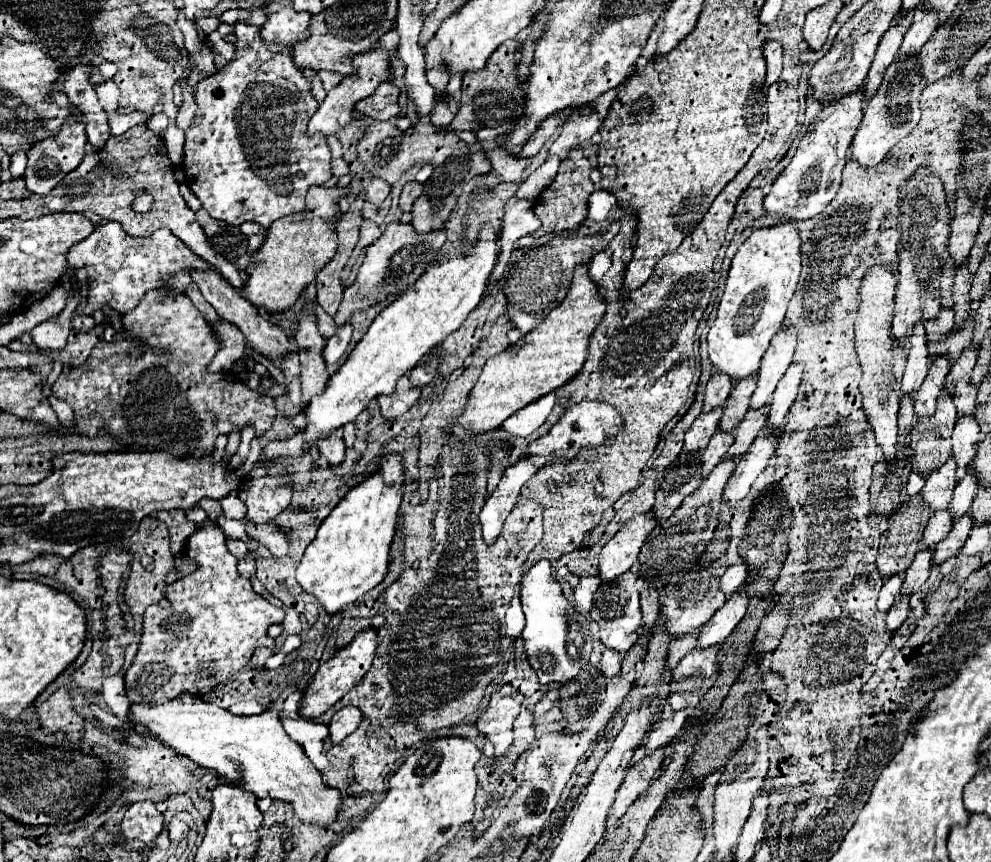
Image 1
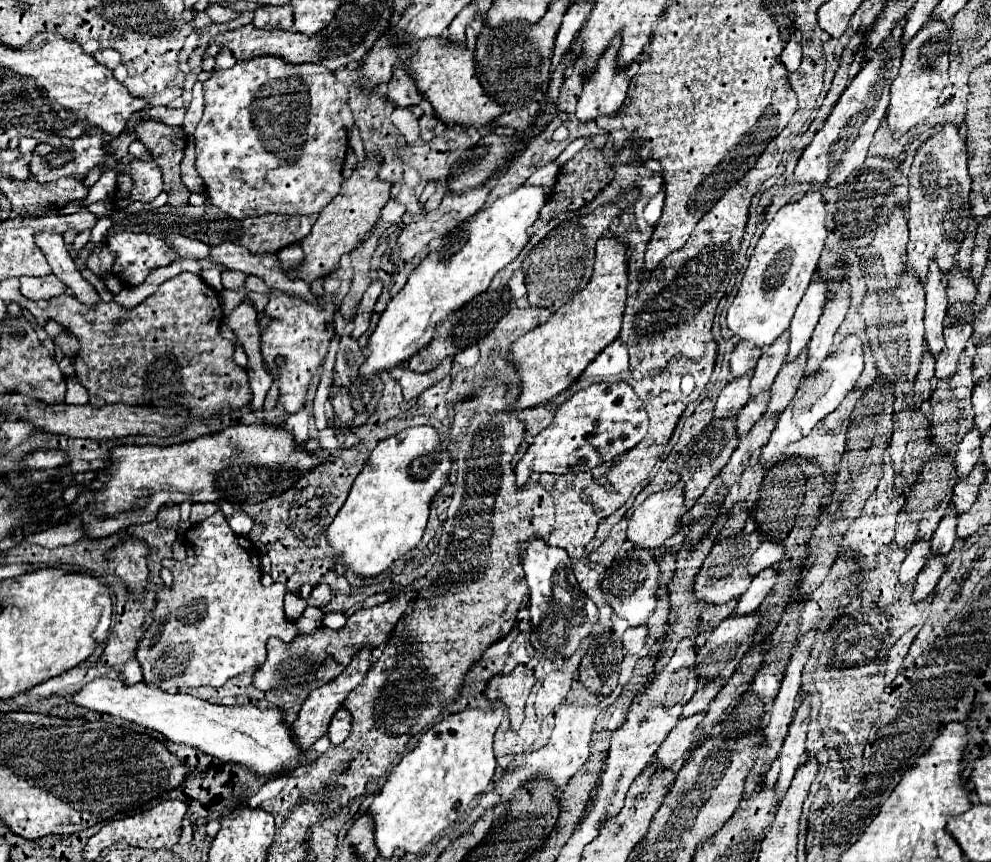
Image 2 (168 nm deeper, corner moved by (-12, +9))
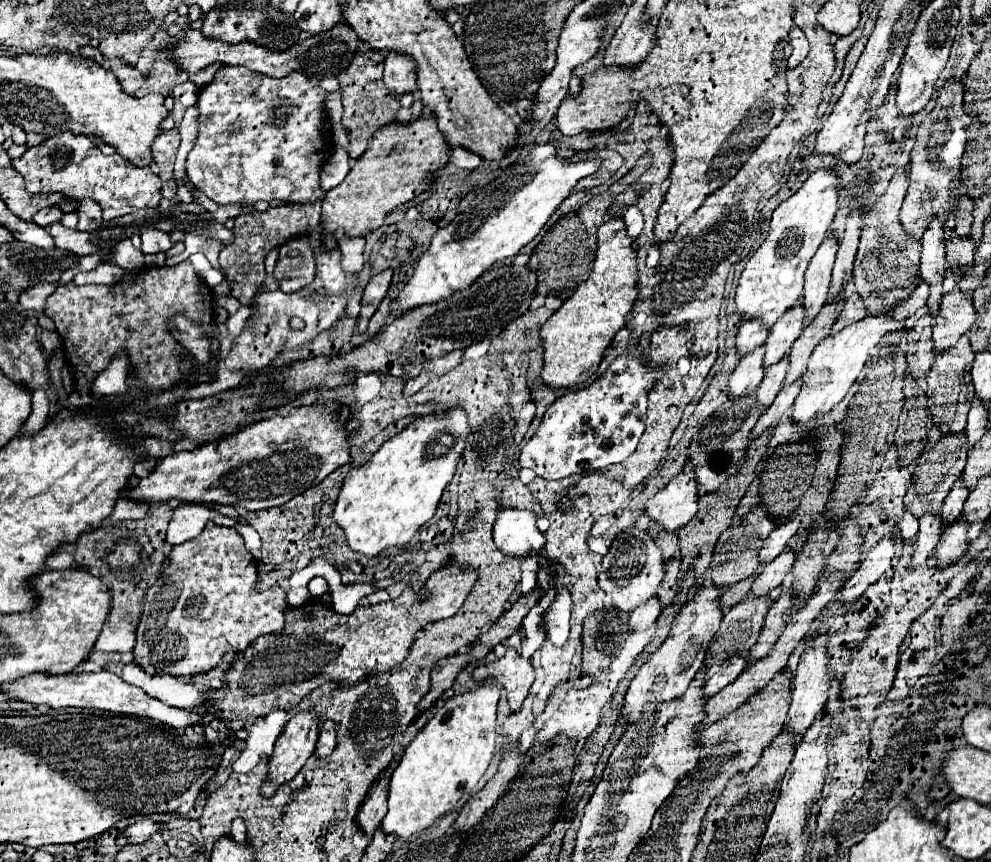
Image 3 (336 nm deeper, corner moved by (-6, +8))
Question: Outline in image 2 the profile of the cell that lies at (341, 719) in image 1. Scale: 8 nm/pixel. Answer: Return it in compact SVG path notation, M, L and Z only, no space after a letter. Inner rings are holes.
M338 709L332 717L332 723L330 723L330 729L328 729L328 737L334 745L340 745L348 733L350 733L350 725L352 725L352 717L346 709Z

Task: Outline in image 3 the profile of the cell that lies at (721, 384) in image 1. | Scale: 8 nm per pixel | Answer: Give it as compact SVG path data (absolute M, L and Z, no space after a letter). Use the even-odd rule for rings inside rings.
M744 322L740 326L740 330L738 330L738 336L736 336L738 354L746 356L754 348L762 346L766 342L766 338L768 338L768 332L770 332L770 328L762 326L762 322Z

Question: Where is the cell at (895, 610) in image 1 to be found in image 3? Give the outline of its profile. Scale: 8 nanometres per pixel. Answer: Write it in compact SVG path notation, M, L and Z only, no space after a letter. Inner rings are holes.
M956 518L952 524L948 524L942 532L942 538L936 546L936 558L938 566L946 568L952 564L952 560L958 560L968 550L968 522L966 518Z

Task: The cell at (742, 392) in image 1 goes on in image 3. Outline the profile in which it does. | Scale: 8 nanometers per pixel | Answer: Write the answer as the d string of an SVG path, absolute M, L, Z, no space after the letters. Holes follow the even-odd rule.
M798 300L790 310L786 310L782 318L778 318L778 322L770 328L770 336L764 344L766 346L764 368L768 368L770 364L786 356L786 350L790 350L790 346L794 344L794 340L800 336L804 328L804 318L806 316L802 310L802 300Z

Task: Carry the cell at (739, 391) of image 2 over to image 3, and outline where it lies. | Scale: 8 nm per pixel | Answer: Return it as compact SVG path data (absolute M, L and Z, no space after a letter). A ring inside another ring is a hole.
M760 346L758 350L754 350L748 356L742 356L740 364L736 366L736 370L730 376L730 384L728 384L730 398L750 396L756 392L756 388L760 386L760 382L764 378L762 358L764 358L764 346Z

